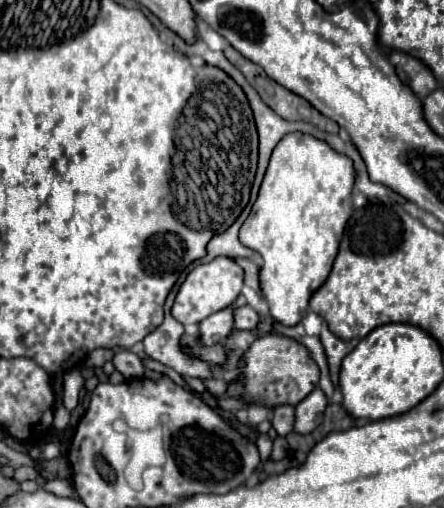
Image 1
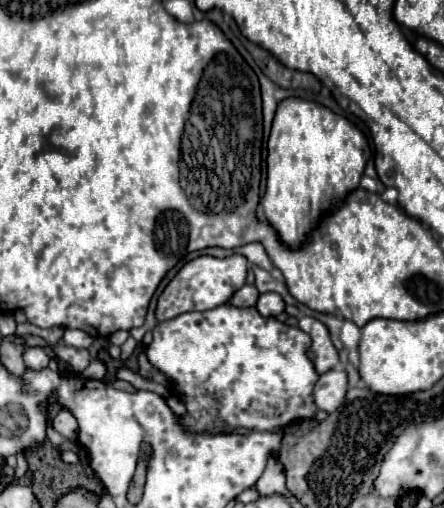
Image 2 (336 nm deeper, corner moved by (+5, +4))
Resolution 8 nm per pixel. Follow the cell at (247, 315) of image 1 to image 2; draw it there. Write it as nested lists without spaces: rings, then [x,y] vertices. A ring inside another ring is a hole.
[[[264,293],[256,301],[256,309],[264,317],[276,317],[284,311],[284,301],[278,293]]]

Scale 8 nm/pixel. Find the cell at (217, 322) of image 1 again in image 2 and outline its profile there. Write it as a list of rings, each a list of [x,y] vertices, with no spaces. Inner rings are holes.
[[[244,285],[244,287],[240,287],[240,289],[232,295],[232,299],[230,299],[228,303],[234,305],[234,307],[254,307],[258,295],[260,295],[260,293],[256,291],[256,287]]]

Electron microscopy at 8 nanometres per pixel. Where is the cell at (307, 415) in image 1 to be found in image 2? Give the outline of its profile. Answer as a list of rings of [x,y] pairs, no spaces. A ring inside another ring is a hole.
[[[330,369],[328,373],[320,375],[314,387],[314,403],[320,411],[332,413],[332,409],[338,409],[340,401],[344,401],[344,393],[346,393],[346,373]]]

